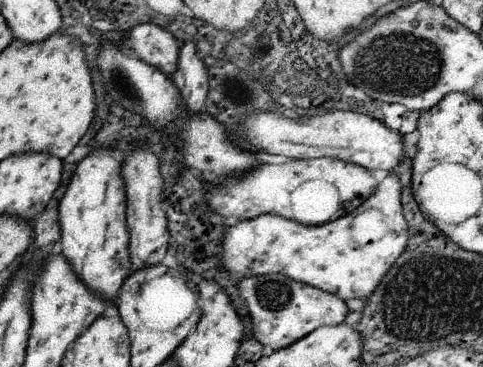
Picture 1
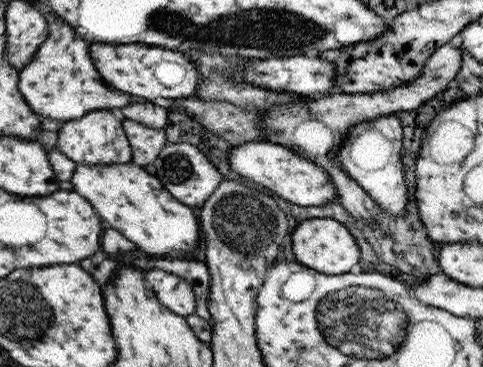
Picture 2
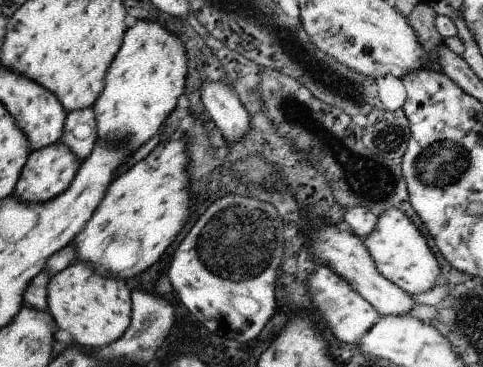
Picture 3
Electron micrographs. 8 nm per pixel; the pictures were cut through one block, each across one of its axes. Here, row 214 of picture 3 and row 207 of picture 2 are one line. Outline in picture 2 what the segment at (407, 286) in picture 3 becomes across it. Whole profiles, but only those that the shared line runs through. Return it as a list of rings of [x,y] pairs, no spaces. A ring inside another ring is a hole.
[[[393,114],[379,116],[369,122],[361,122],[351,126],[347,132],[347,138],[341,142],[341,148],[337,152],[339,168],[359,186],[363,188],[375,206],[379,206],[385,214],[401,218],[405,214],[407,202],[409,202],[409,188],[403,174],[403,126],[397,122]]]

